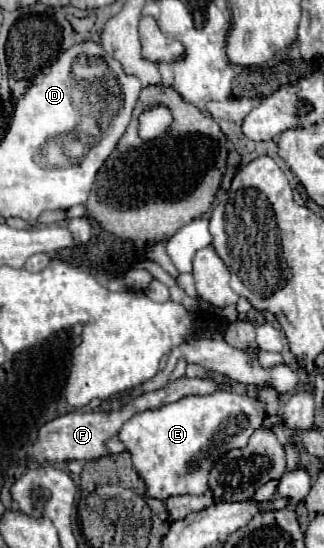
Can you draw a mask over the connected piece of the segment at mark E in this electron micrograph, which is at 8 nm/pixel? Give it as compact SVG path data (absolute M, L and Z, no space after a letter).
M231 391L187 395L175 403L135 413L117 433L133 457L133 467L145 481L145 497L167 501L175 495L209 493L209 471L215 461L235 447L245 447L255 429L263 425L265 407L259 399Z

